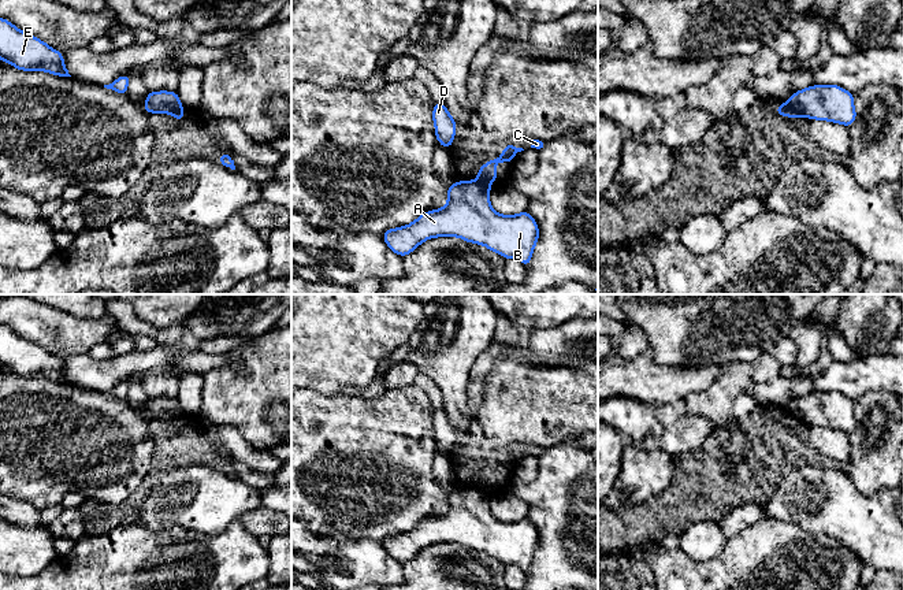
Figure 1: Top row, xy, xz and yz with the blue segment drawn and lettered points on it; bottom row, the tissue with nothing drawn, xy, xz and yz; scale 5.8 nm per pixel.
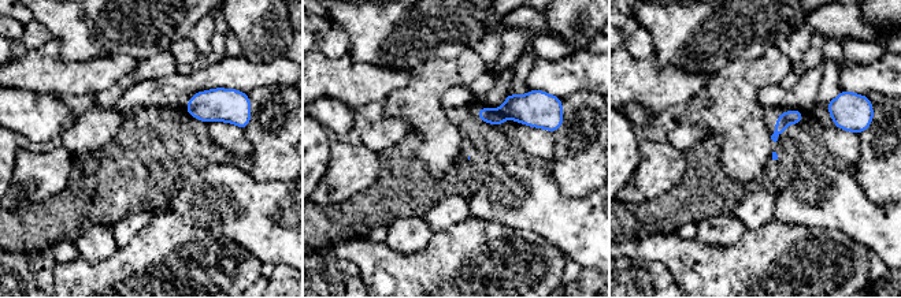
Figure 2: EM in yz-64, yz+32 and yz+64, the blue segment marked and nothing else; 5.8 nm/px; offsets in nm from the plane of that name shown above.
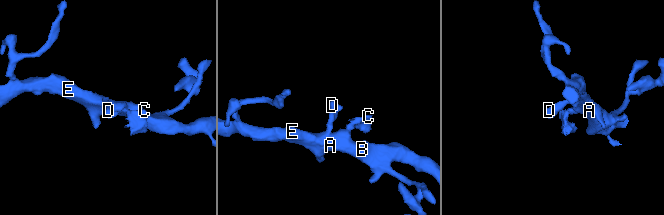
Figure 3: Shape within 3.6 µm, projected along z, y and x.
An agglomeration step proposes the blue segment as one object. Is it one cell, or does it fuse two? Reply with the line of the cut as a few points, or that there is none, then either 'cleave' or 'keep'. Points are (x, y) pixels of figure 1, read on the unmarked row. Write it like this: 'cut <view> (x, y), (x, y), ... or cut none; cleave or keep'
cut yz (787, 409), (801, 422); cleave

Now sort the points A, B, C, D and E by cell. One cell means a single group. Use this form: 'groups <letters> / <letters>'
groups A B D E / C

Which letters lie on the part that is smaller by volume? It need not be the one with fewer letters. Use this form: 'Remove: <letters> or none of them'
Remove: C

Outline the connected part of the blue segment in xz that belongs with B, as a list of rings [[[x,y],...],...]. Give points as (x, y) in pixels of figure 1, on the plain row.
[[[457,487],[447,494],[447,511],[423,519],[415,528],[387,535],[382,545],[398,563],[412,560],[428,545],[458,543],[480,550],[505,565],[531,569],[539,534],[528,517],[501,522],[490,511],[490,497],[477,487]]]

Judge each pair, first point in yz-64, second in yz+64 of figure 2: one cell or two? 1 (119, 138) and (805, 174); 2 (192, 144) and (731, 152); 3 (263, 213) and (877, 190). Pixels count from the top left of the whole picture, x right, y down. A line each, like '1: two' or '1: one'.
1: two
2: two
3: two

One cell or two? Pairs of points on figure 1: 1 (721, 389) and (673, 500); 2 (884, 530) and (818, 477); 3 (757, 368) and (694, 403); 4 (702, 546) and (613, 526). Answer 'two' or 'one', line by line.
1: two
2: one
3: one
4: two

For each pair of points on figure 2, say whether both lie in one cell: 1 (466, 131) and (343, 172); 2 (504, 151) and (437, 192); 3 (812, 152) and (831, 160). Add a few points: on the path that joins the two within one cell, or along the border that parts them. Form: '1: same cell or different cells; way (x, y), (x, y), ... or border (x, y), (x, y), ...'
1: different cells; border (378, 153), (378, 175), (362, 190)
2: same cell; way (488, 164), (479, 166), (462, 182), (453, 183)
3: same cell; way (816, 152), (827, 159)

